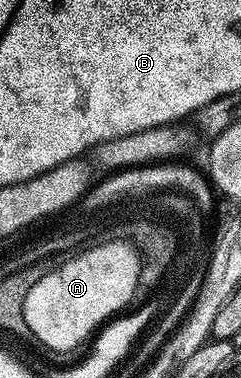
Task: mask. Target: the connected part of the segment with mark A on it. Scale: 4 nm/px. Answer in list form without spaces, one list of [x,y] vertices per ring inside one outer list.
[[[98,245],[88,247],[71,257],[65,258],[60,267],[46,272],[26,293],[25,319],[33,340],[52,351],[72,351],[88,334],[91,336],[101,325],[119,316],[131,301],[132,294],[138,291],[140,282],[141,252],[135,247]]]

